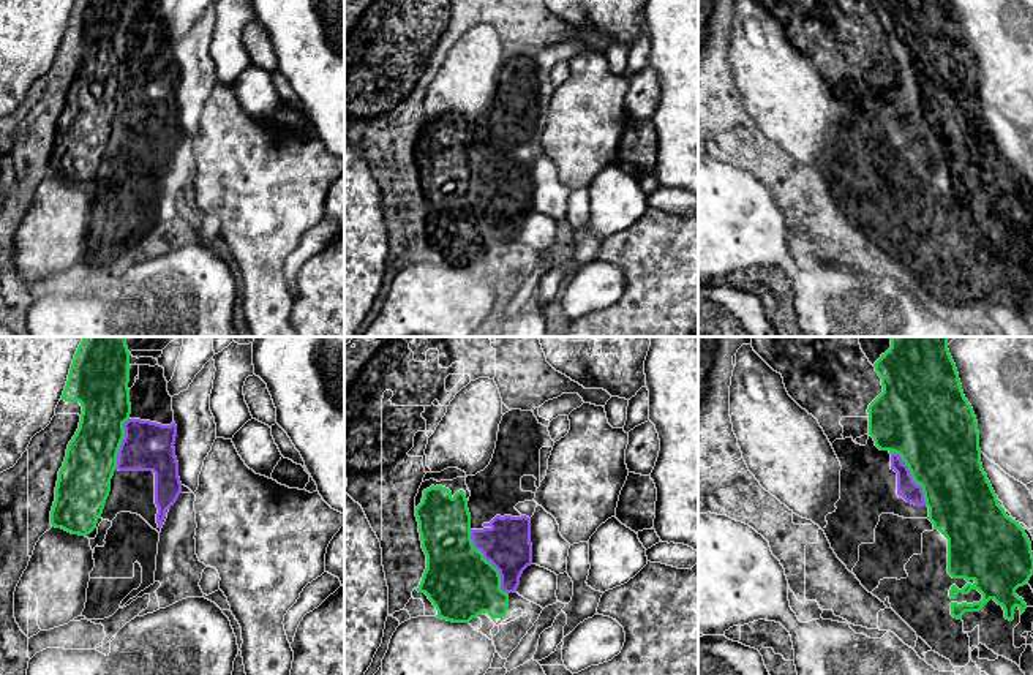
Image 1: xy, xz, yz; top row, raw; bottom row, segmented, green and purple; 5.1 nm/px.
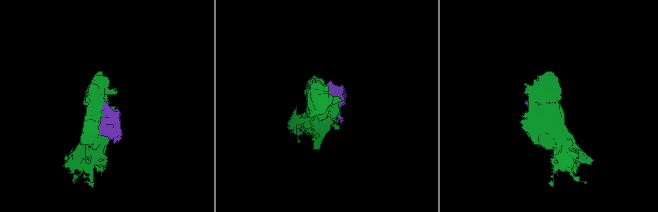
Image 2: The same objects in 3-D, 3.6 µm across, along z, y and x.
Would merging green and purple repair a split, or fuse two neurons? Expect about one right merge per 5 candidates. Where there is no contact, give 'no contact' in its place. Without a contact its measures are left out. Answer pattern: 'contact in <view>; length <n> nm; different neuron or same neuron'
contact in xz; length 380 nm; different neuron

